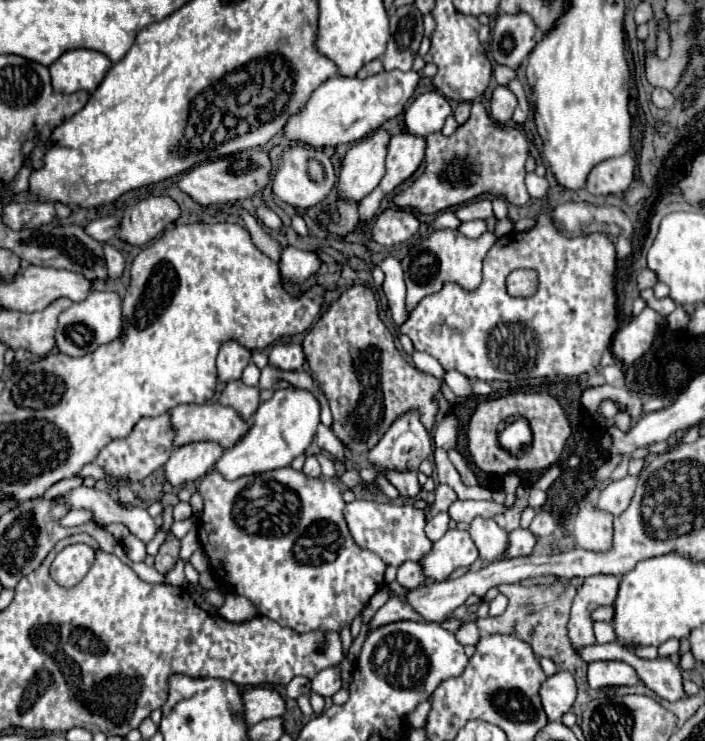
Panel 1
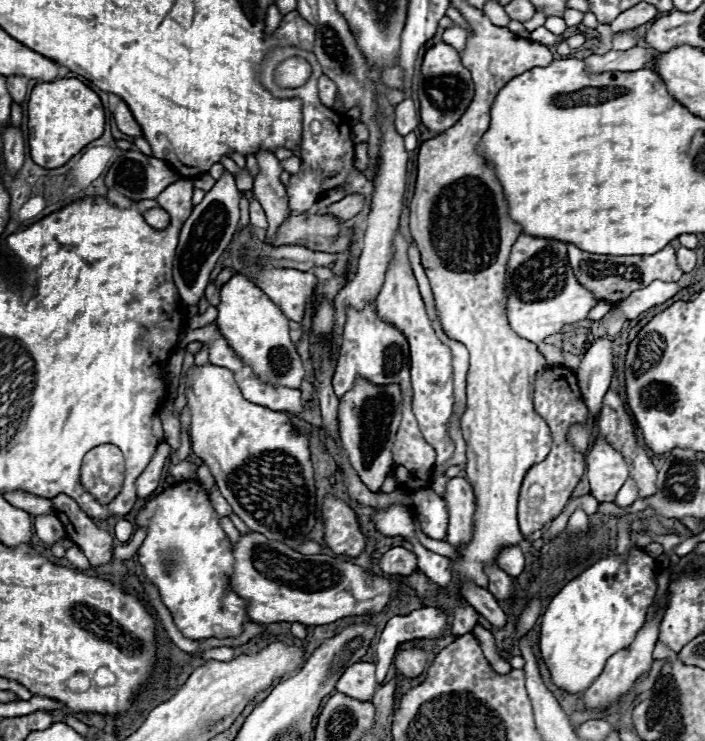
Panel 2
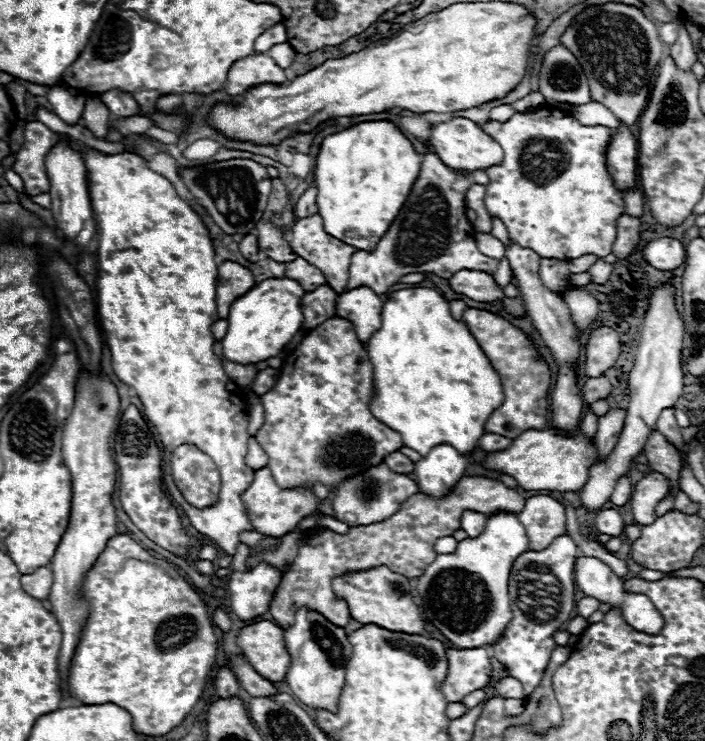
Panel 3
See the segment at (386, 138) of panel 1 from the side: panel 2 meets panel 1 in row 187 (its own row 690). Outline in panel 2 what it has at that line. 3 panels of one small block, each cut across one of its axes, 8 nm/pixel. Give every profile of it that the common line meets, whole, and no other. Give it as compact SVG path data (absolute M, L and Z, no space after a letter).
M356 662L350 668L346 668L346 672L336 684L336 690L360 702L370 702L378 688L374 672L376 666L372 662Z

